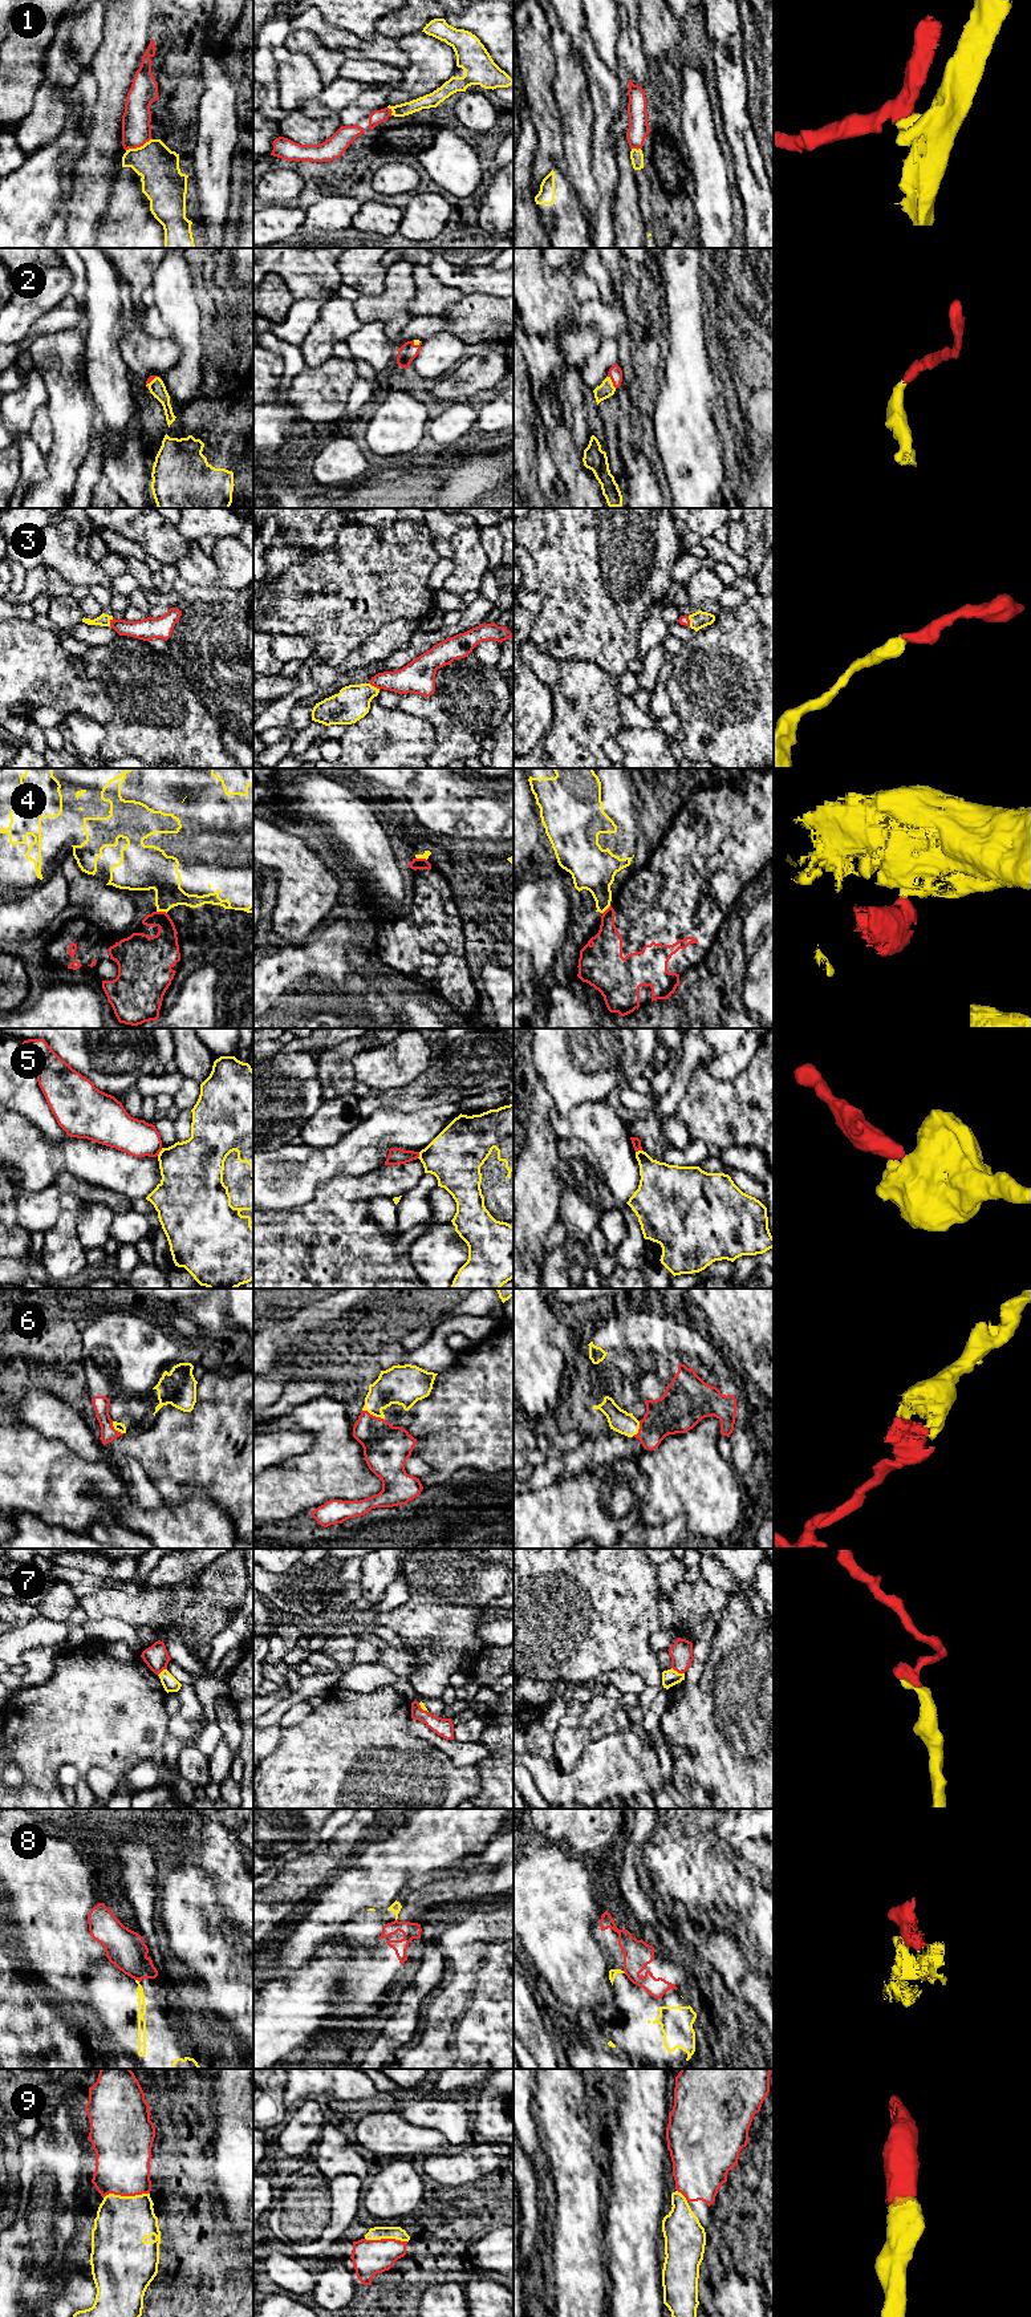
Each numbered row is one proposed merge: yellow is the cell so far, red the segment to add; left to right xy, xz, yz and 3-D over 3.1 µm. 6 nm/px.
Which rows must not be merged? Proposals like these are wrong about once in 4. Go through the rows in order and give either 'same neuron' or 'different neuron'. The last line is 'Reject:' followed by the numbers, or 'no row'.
1: different neuron
2: same neuron
3: same neuron
4: different neuron
5: different neuron
6: same neuron
7: same neuron
8: different neuron
9: same neuron
Reject: 1, 4, 5, 8

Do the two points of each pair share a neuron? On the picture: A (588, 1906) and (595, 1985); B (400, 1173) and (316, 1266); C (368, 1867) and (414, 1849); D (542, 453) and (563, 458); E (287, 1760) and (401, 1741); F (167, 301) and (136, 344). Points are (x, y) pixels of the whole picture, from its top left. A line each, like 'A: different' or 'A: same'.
A: same
B: same
C: same
D: different
E: same
F: different

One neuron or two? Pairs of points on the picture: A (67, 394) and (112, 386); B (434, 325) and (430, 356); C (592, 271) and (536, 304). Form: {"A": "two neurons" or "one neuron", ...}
{"A": "two neurons", "B": "two neurons", "C": "two neurons"}

